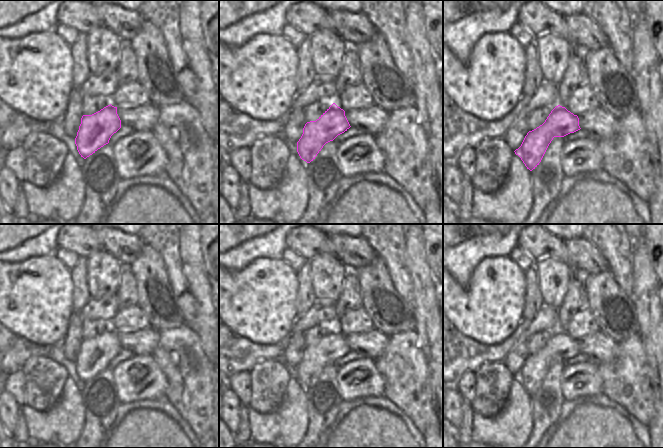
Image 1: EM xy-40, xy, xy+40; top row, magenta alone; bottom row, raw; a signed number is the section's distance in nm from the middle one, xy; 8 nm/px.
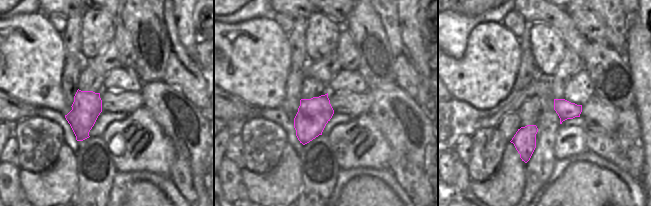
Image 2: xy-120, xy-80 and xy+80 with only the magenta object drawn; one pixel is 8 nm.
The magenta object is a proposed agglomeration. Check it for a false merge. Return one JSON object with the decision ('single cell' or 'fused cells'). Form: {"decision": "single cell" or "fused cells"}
{"decision": "single cell"}

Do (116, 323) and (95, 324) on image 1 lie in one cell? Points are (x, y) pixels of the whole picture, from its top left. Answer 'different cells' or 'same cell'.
different cells

